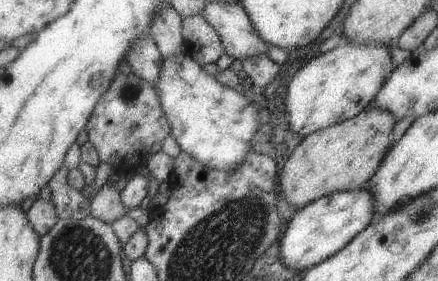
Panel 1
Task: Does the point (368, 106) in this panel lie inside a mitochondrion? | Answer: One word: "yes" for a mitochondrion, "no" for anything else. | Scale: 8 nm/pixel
no

